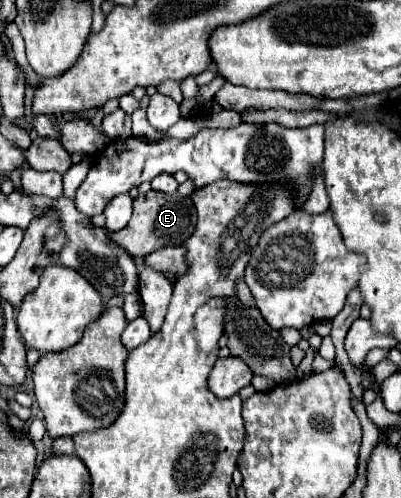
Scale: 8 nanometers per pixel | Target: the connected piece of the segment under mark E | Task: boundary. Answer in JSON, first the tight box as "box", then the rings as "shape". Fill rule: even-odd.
{"box":[111,191,197,257],"shape":[[[149,191],[145,195],[139,195],[133,201],[133,217],[129,225],[117,233],[111,233],[111,239],[129,251],[133,257],[145,257],[155,249],[167,247],[167,245],[181,245],[185,243],[197,225],[197,211],[195,205],[189,197],[181,197],[179,193],[159,193],[159,191]]]}

